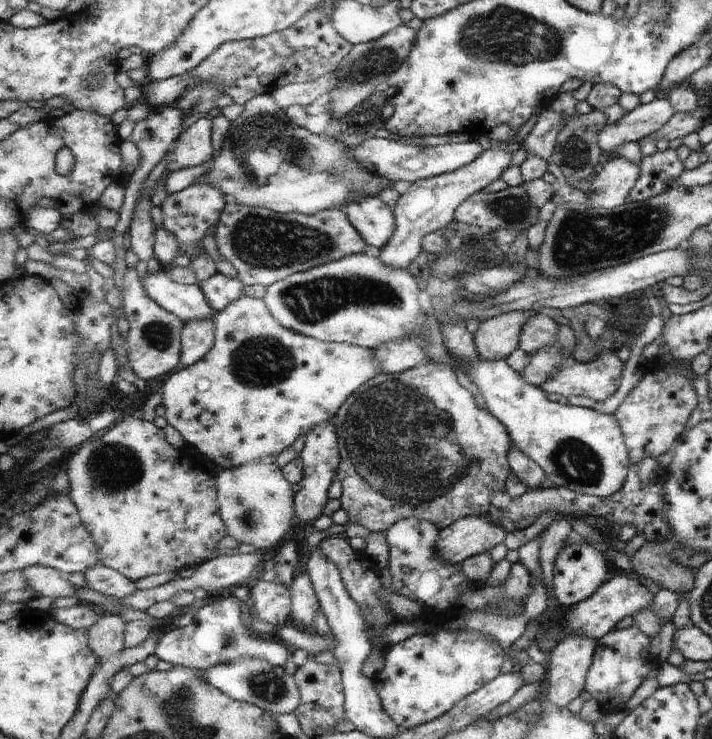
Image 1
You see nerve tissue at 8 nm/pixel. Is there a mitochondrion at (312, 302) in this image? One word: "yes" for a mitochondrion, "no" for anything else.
yes

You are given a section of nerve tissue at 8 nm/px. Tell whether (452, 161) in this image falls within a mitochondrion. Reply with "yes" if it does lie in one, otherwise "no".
no

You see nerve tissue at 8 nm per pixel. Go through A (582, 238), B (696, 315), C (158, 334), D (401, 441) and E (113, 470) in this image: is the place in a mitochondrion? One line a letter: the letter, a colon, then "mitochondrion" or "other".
A: mitochondrion
B: other
C: mitochondrion
D: mitochondrion
E: mitochondrion

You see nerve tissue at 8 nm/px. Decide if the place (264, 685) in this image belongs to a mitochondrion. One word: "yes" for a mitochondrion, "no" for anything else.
yes

